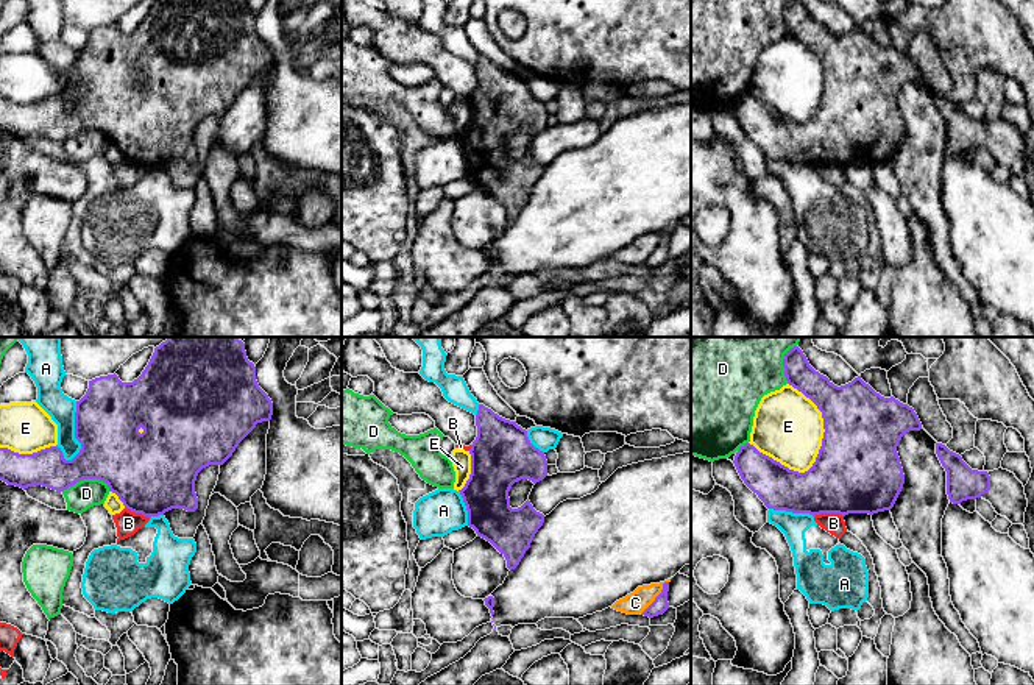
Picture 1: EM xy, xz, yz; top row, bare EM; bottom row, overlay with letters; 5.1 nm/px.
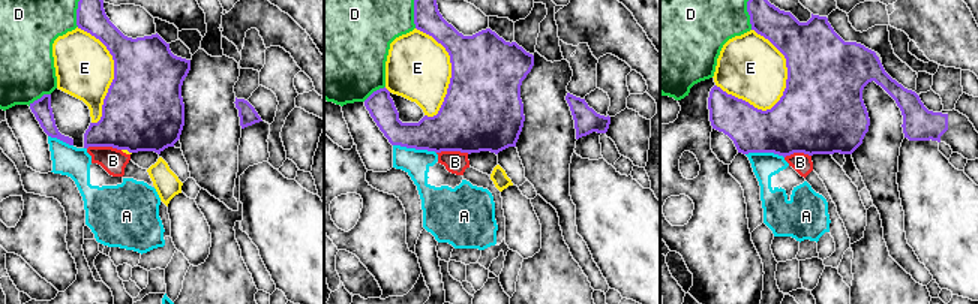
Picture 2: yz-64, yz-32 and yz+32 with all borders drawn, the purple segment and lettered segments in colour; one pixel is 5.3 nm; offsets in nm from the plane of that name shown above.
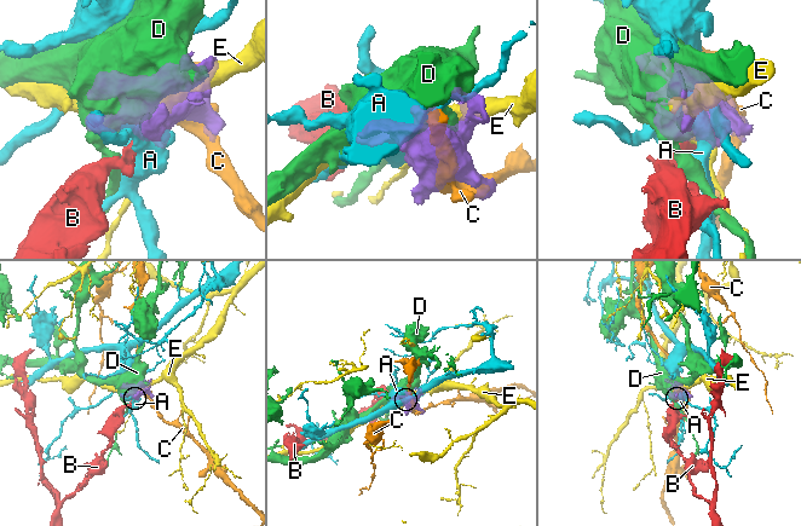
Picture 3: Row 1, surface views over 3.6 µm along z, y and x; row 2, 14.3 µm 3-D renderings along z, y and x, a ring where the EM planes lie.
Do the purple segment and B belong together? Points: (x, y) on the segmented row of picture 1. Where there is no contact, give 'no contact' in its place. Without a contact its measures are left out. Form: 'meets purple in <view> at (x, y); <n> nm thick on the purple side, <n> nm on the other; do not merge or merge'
meets purple in yz at (828, 512); 420 nm thick on the purple side, 110 nm on the other; do not merge

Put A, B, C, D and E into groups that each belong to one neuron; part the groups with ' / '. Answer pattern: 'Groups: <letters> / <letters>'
Groups: A / B / C / D / E

